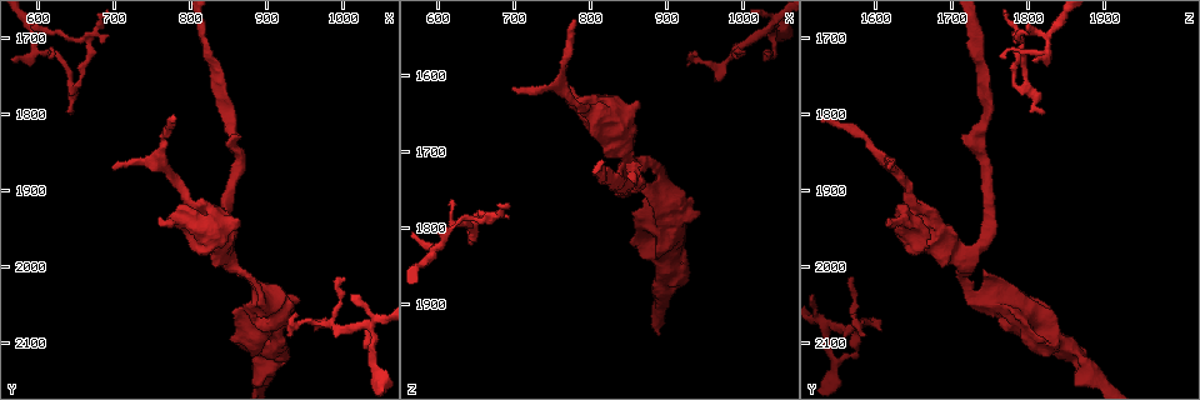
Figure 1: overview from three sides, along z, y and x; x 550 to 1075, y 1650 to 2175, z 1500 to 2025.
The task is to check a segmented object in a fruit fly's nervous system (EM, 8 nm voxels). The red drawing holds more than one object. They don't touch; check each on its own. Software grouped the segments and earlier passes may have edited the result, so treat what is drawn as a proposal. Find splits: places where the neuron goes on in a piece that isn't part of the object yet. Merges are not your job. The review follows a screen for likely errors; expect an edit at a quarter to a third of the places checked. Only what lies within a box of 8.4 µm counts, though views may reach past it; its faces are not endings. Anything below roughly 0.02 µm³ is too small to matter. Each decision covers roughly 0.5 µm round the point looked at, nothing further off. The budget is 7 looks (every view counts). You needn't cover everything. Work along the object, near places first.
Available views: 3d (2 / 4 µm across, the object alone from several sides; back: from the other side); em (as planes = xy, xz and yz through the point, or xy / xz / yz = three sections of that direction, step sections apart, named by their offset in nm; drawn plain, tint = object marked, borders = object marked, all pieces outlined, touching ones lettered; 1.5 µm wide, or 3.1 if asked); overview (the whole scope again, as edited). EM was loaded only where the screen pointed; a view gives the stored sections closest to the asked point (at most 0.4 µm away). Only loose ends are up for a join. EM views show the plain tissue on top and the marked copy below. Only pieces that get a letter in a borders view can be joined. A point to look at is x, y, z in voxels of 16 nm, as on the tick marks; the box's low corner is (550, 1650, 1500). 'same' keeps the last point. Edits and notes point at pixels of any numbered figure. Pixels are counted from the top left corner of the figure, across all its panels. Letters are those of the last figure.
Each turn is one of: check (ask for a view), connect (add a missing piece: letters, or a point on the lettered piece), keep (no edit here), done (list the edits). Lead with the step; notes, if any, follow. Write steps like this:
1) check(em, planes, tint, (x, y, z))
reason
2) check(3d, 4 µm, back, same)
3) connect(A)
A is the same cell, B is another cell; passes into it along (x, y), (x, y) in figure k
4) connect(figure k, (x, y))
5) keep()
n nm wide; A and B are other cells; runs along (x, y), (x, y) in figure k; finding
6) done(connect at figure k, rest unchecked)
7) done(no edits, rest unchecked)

check(em, planes, borders, (620, 1725, 1765))
thin end

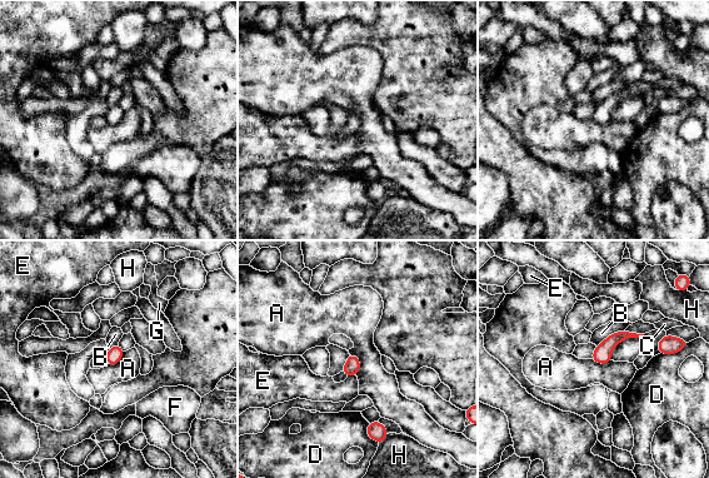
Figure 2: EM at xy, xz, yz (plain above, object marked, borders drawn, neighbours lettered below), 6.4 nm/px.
keep()
A, B, C, D, E, F, G and H are other cells; no lettered piece goes on from it

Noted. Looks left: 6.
check(em, yz, step 8, borders, (830, 1975, 1635))

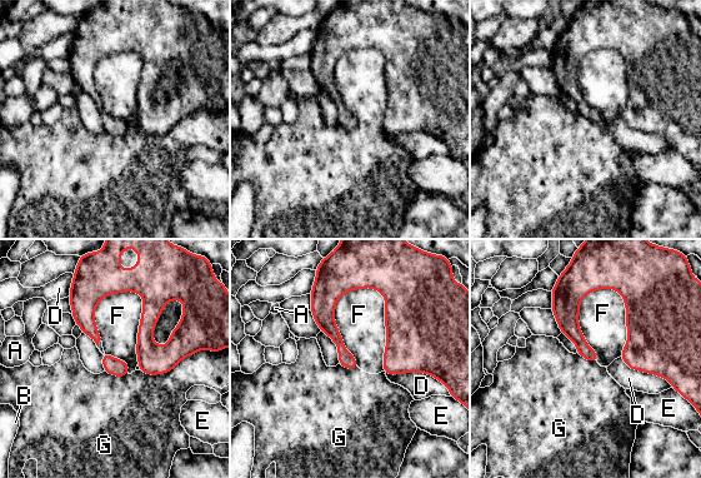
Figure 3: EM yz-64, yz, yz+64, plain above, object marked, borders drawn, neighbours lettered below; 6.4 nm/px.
check(em, planes, borders, same)
cut it another way

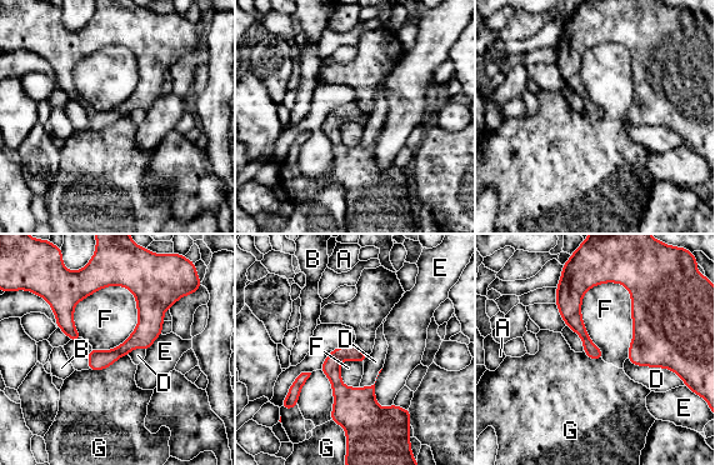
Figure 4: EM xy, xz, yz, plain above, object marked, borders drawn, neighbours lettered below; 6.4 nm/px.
keep()
A, B, D, E, F and G are other cells; border along (128, 354), (105, 368), (88, 370) in figure 4; no lettered piece goes on from it

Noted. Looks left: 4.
check(3d, 2 µm, (1000, 2010, 1570))
branch stops here

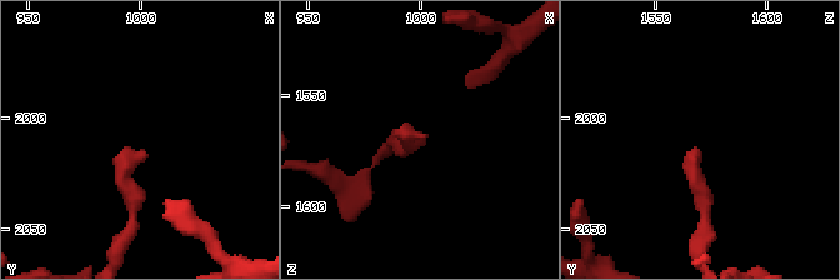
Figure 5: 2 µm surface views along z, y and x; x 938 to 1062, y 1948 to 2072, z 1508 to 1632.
check(em, planes, borders, (1002, 2013, 1568))

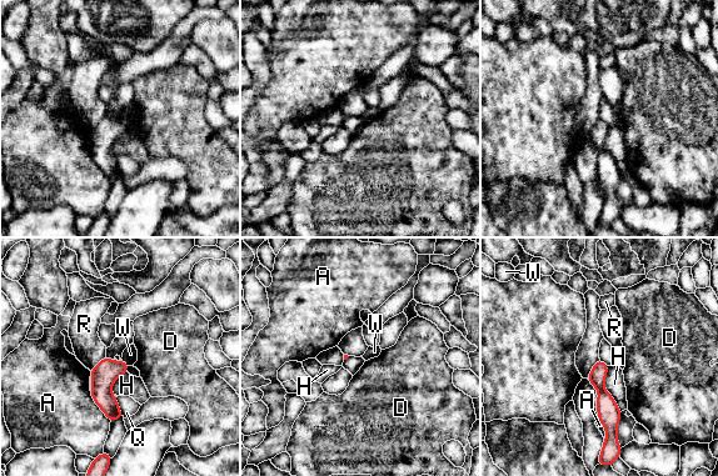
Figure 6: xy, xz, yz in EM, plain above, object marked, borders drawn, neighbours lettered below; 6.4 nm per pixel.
keep()
A, D, H, Q, R and W are other cells; none of them fits

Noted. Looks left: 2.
done(no edits, rest unchecked)

